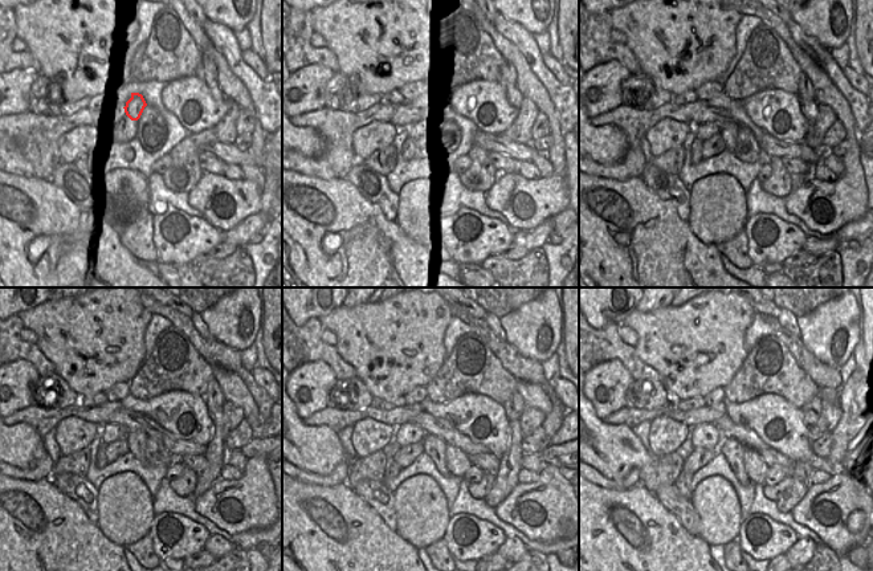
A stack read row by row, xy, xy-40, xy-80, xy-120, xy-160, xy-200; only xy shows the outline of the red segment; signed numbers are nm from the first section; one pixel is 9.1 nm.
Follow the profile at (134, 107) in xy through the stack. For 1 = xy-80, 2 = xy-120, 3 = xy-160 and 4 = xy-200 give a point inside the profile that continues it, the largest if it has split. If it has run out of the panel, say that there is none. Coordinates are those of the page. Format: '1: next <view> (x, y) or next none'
1: next xy-80 (729, 130)
2: next xy-120 (137, 441)
3: next xy-160 (433, 447)
4: next xy-200 (734, 452)

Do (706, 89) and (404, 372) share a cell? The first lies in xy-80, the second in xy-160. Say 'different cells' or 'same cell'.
different cells

